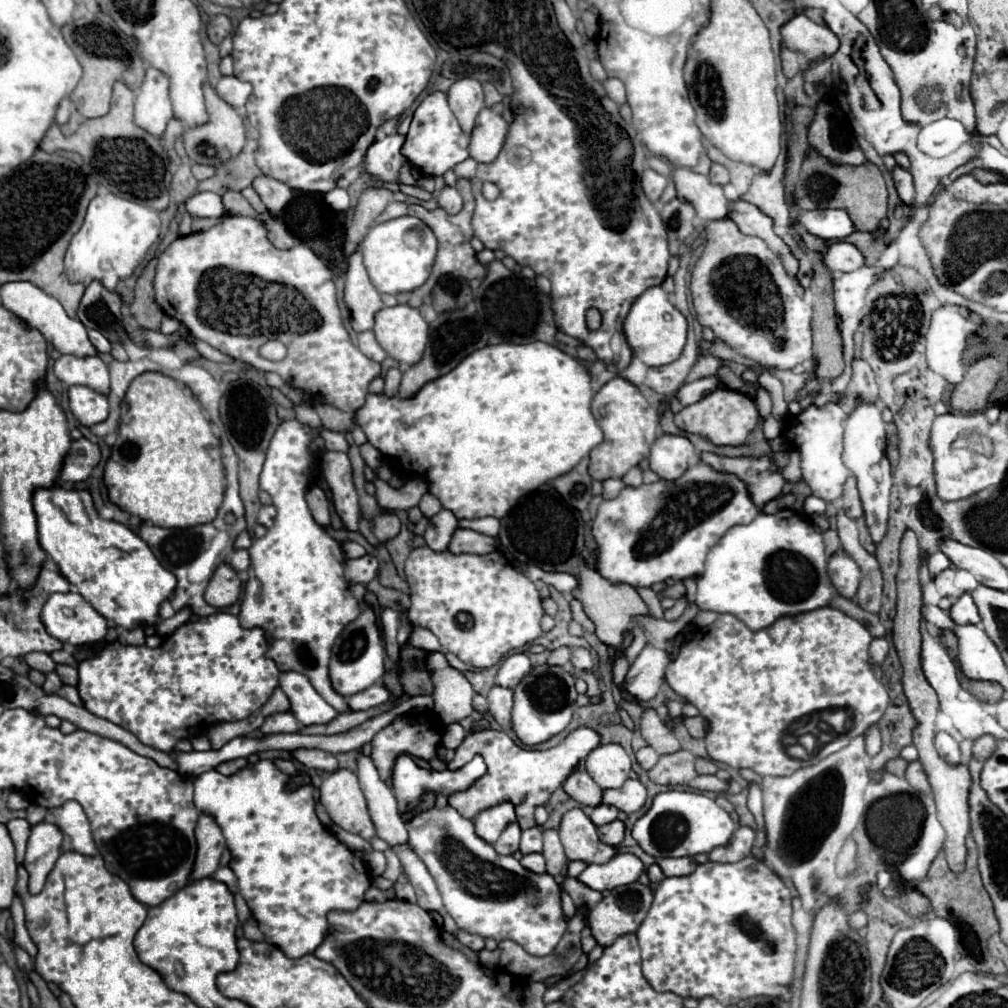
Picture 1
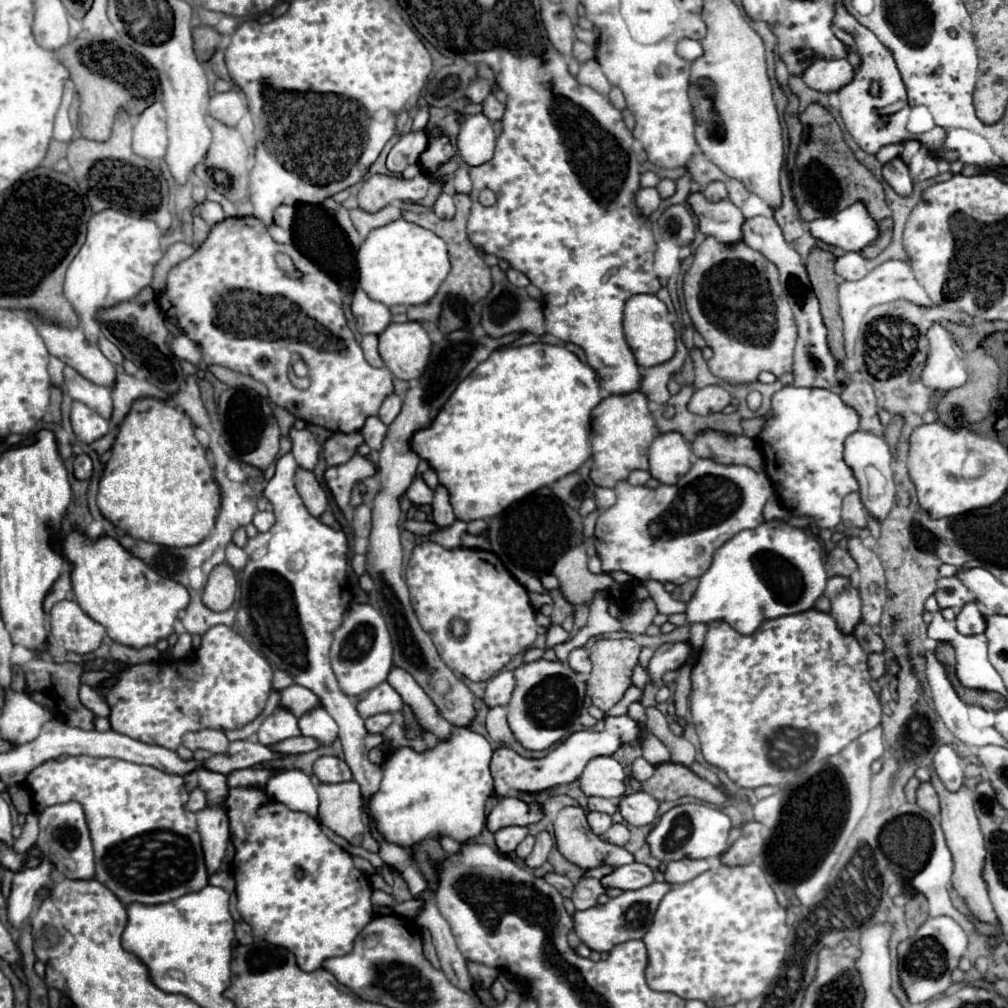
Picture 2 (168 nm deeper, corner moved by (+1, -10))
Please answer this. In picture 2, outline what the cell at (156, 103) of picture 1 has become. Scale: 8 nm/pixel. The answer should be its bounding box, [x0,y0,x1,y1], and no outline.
[133,101,167,159]

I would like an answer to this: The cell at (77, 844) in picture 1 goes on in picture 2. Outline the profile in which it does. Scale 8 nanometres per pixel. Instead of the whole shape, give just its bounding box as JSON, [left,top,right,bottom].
[37,801,95,879]

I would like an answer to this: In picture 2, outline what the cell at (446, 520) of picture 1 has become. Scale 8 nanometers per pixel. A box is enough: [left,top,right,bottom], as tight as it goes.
[433,487,455,531]

